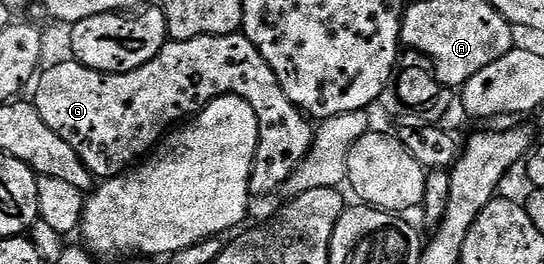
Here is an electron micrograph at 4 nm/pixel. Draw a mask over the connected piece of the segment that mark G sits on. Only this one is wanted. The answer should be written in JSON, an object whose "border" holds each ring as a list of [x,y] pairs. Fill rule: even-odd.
{"border":[[[243,32],[206,35],[185,41],[169,39],[158,51],[158,55],[150,59],[150,63],[125,73],[103,73],[86,67],[81,61],[67,60],[50,66],[48,70],[45,68],[39,74],[35,82],[37,85],[34,104],[38,115],[42,115],[42,123],[46,123],[46,127],[50,127],[50,131],[54,131],[58,139],[74,147],[74,155],[82,159],[82,163],[92,172],[93,178],[116,177],[129,167],[135,166],[141,158],[155,150],[173,126],[195,117],[215,97],[226,95],[246,99],[246,103],[254,107],[254,115],[258,115],[260,142],[256,148],[252,178],[248,184],[248,192],[253,198],[264,197],[275,189],[277,192],[286,183],[286,179],[290,179],[290,175],[302,163],[312,146],[313,122],[297,105],[290,103],[290,99],[286,99],[286,91],[282,91],[274,71],[270,71],[270,63],[262,59],[258,47],[254,47],[254,43],[250,43],[250,39],[244,36]]]}

